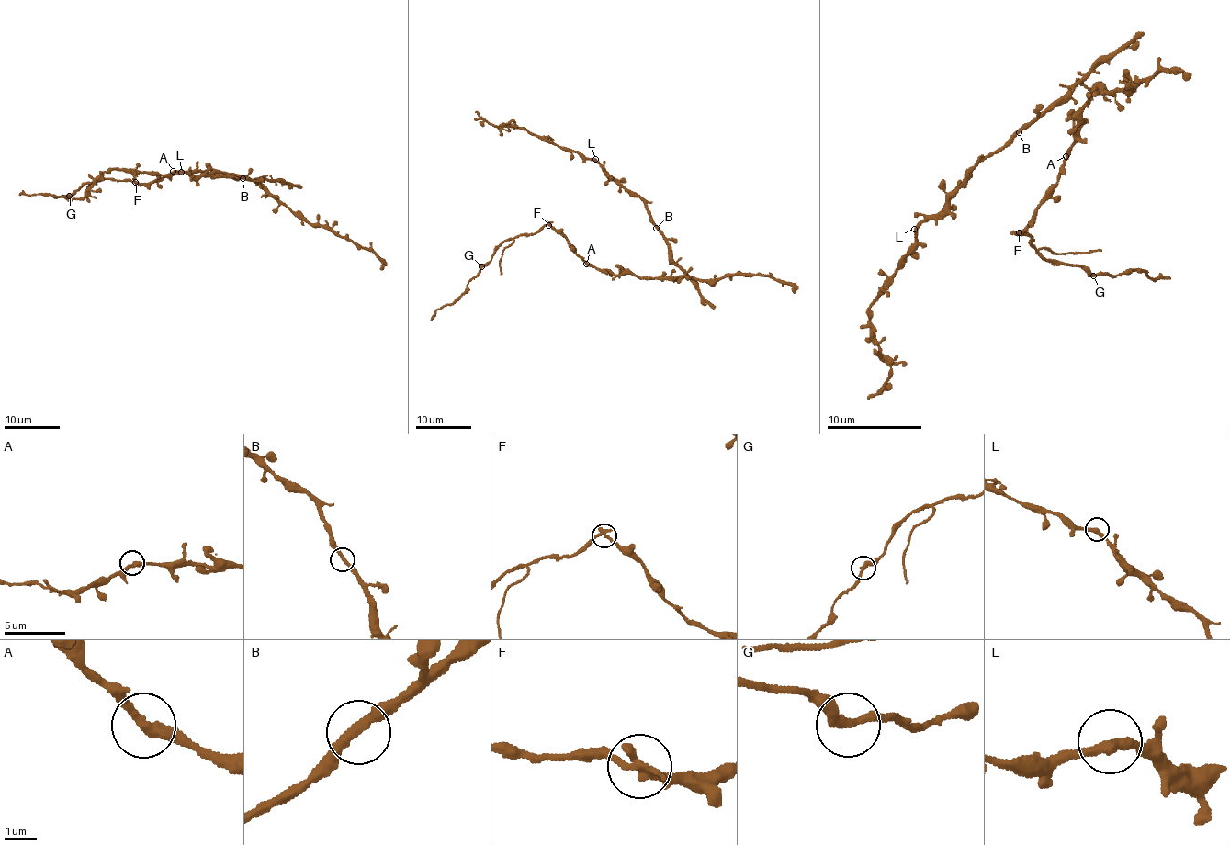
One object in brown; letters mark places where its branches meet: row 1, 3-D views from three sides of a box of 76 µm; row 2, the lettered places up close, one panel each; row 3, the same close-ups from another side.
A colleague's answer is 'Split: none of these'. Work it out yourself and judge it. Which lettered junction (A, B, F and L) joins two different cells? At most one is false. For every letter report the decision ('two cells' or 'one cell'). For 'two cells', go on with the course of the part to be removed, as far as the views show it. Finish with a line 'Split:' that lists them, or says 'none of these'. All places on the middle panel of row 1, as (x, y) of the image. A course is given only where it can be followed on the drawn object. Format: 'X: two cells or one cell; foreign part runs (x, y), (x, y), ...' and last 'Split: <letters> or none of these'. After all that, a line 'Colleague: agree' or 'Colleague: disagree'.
A: one cell
B: one cell
F: two cells; foreign part runs (548, 225), (528, 235), (509, 238), (501, 244), (452, 303), (437, 309), (430, 320)
L: one cell
Split: F
Colleague: disagree

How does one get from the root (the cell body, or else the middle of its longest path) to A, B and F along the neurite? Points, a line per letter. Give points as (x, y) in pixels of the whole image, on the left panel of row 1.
A: (253, 180), (218, 172), (173, 171)
B: (253, 180), (258, 185), (256, 178), (242, 178)
F: (253, 180), (218, 172), (183, 171), (151, 183), (135, 182)

